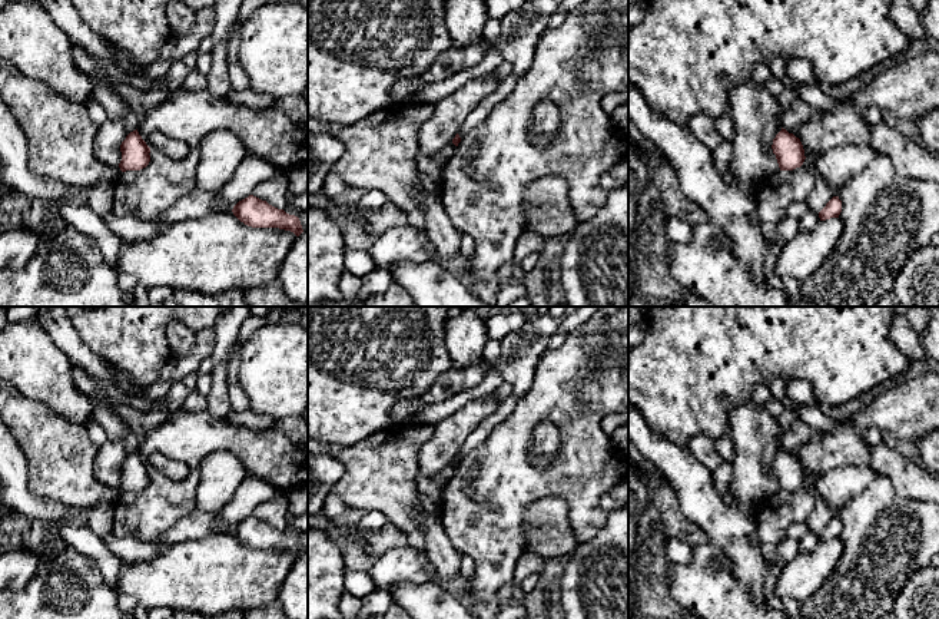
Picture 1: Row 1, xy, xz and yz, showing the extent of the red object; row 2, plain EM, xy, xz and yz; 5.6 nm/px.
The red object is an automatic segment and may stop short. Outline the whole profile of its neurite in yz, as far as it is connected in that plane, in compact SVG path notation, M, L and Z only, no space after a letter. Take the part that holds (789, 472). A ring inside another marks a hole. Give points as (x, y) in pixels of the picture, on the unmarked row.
M783 448L773 460L772 470L776 476L780 491L800 489L806 480L800 460Z

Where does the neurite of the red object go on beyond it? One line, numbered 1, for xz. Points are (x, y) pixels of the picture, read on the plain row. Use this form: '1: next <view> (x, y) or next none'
1: next none

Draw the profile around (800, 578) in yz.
M840 539L820 542L809 552L800 550L783 565L774 585L776 598L790 598L802 603L812 598L835 572L842 553L843 542Z

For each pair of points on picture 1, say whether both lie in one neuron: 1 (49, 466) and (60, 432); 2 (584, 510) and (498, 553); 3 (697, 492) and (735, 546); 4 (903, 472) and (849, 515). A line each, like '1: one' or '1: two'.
1: one
2: one
3: one
4: two

